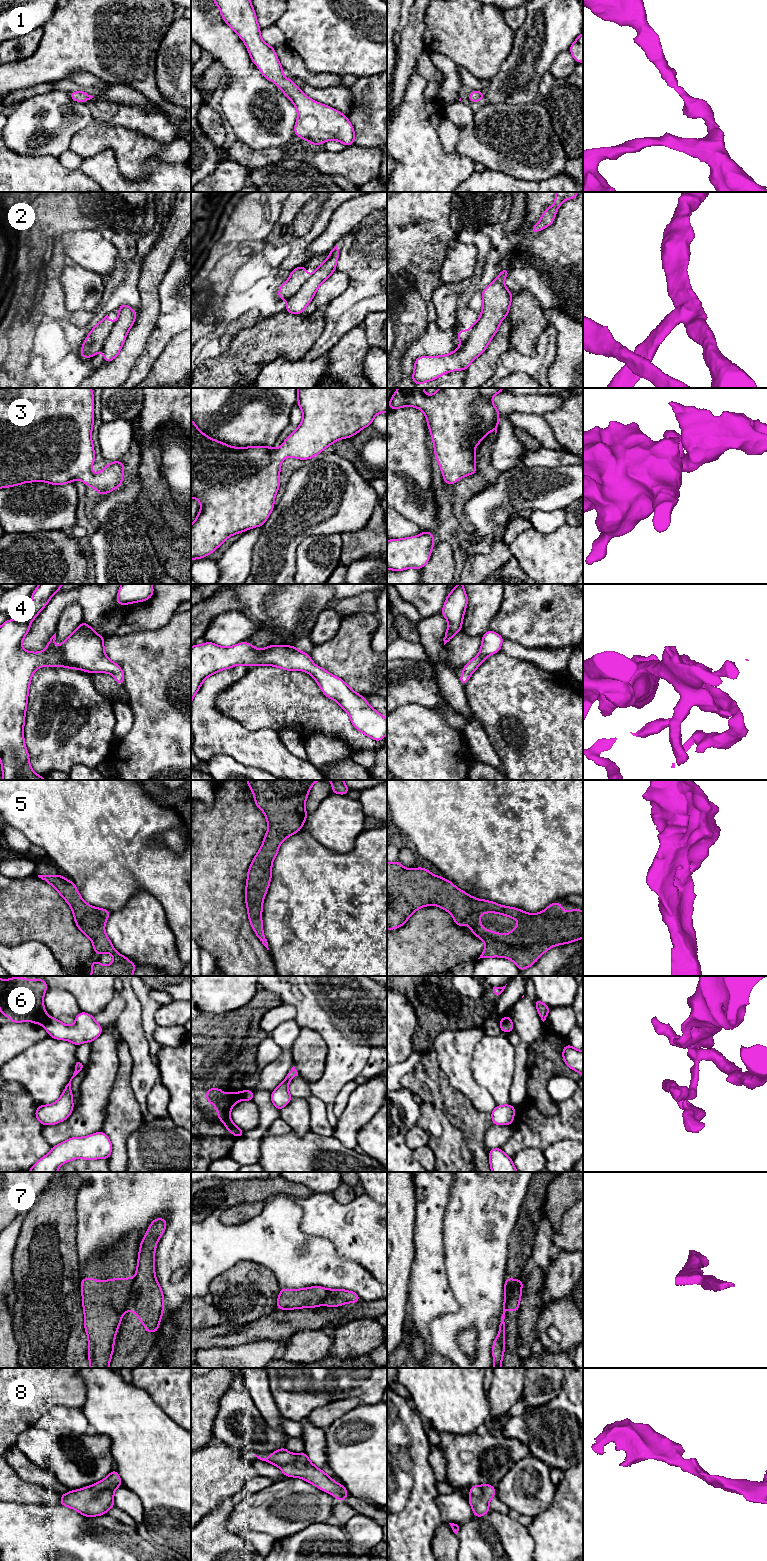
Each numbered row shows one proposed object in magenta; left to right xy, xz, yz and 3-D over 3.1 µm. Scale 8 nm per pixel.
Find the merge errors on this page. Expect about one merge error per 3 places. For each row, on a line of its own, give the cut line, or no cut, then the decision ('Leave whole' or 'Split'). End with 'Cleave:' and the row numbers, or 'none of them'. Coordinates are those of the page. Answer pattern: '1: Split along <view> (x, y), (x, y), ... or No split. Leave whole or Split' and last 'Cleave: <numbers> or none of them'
1: No split. Leave whole
2: Split along xy (115, 322), (101, 350). Split
3: No split. Leave whole
4: No split. Leave whole
5: No split. Leave whole
6: Split along xy (47, 1016), (42, 1024). Split
7: Split along yz (521, 1280), (510, 1290), (505, 1300), (505, 1309). Split
8: No split. Leave whole
Cleave: 2, 6, 7

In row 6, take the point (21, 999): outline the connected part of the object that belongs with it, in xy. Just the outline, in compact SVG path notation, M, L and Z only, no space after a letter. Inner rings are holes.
M0 978L0 1014L8 1016L11 1023L30 1020L34 1024L43 1024L48 1017L43 1002L47 987L43 978Z

